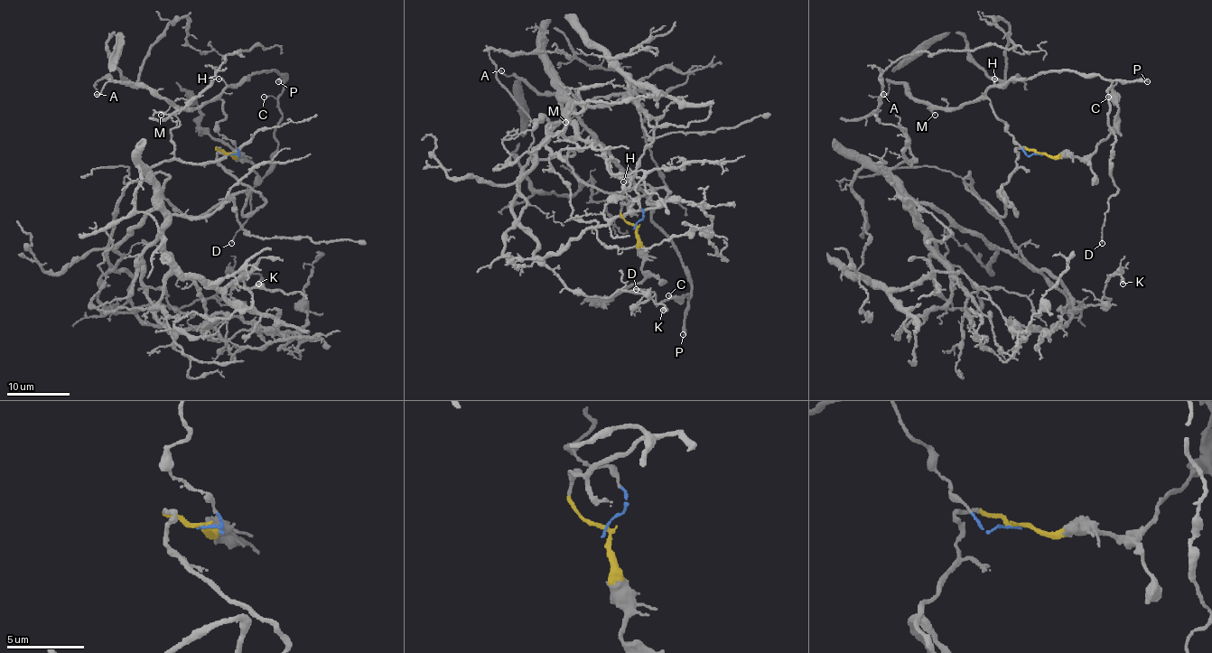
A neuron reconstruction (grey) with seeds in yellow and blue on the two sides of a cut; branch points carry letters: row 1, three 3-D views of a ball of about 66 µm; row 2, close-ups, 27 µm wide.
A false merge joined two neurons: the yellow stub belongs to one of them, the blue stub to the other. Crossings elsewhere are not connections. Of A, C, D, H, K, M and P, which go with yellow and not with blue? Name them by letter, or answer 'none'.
K

